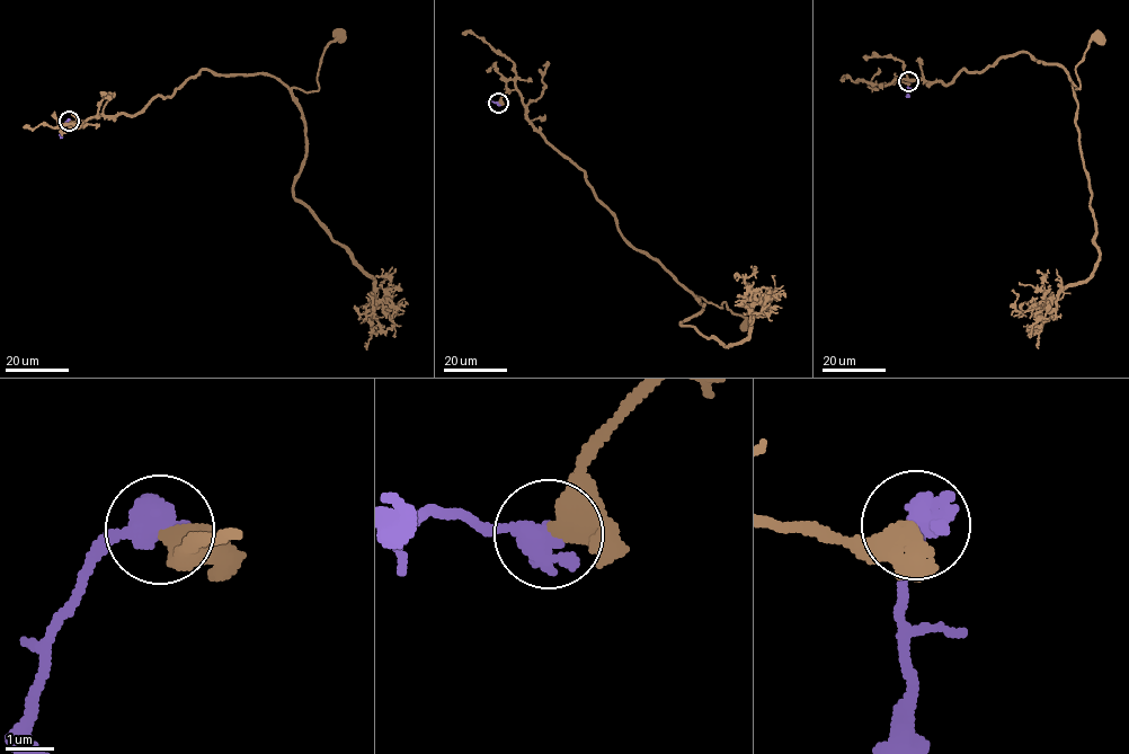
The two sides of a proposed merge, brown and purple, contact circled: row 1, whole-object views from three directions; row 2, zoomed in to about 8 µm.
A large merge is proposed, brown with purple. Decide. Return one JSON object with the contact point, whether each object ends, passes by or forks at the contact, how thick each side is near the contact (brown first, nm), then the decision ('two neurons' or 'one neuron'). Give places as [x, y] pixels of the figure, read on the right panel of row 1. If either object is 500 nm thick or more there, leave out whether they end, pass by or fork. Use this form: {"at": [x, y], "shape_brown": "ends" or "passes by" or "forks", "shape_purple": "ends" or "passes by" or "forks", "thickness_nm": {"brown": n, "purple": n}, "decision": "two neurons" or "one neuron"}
{"at": [908, 81], "thickness_nm": {"brown": 480, "purple": 650}, "decision": "two neurons"}

